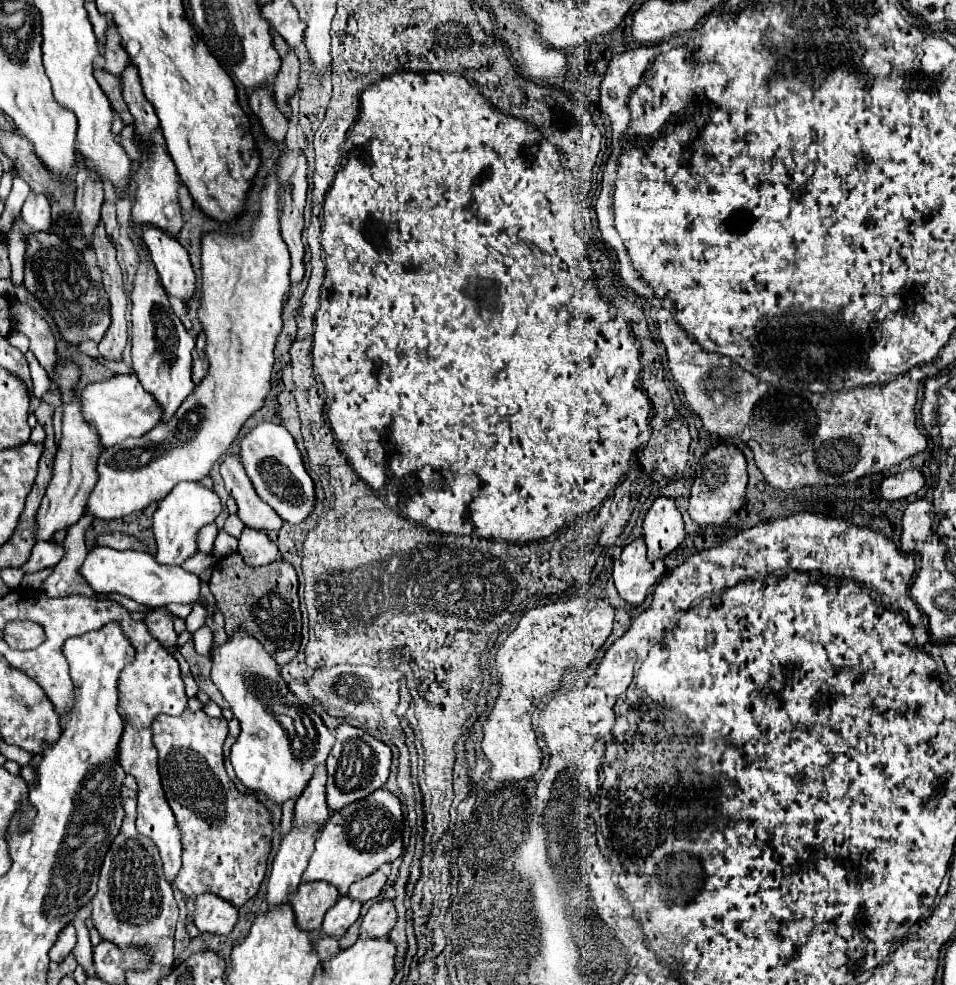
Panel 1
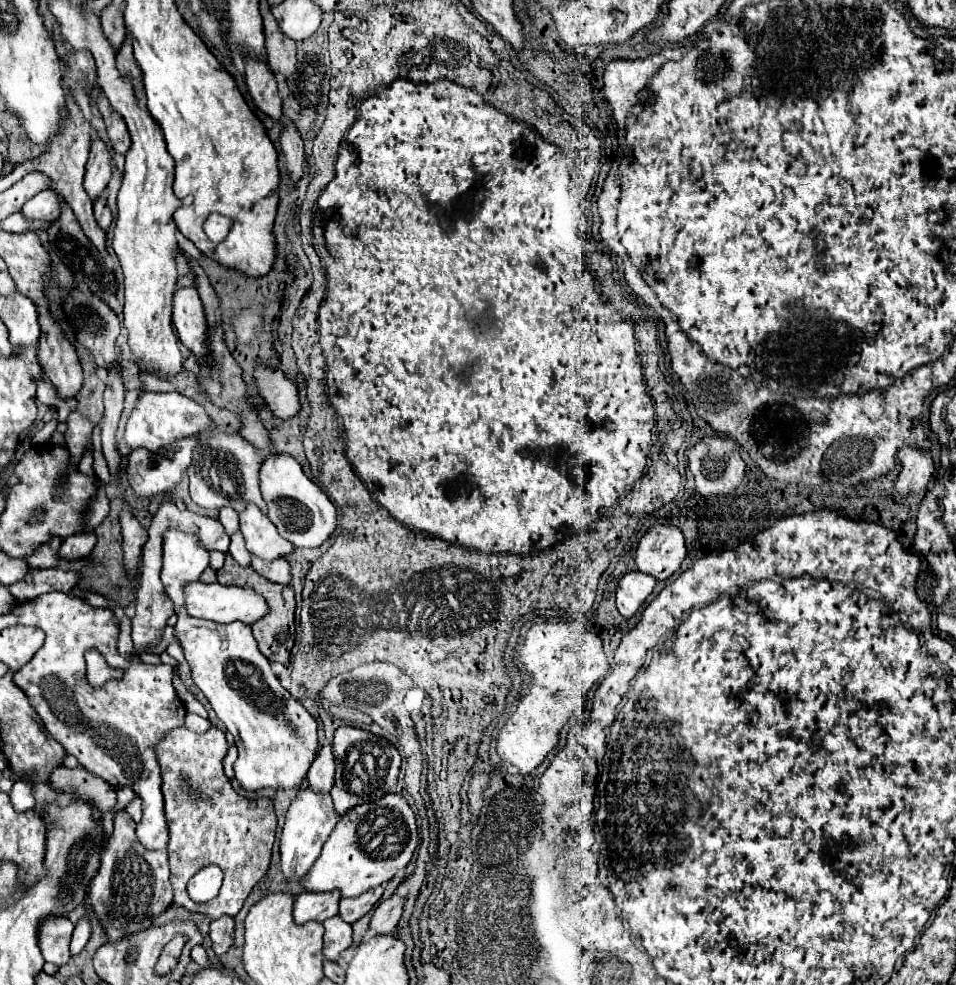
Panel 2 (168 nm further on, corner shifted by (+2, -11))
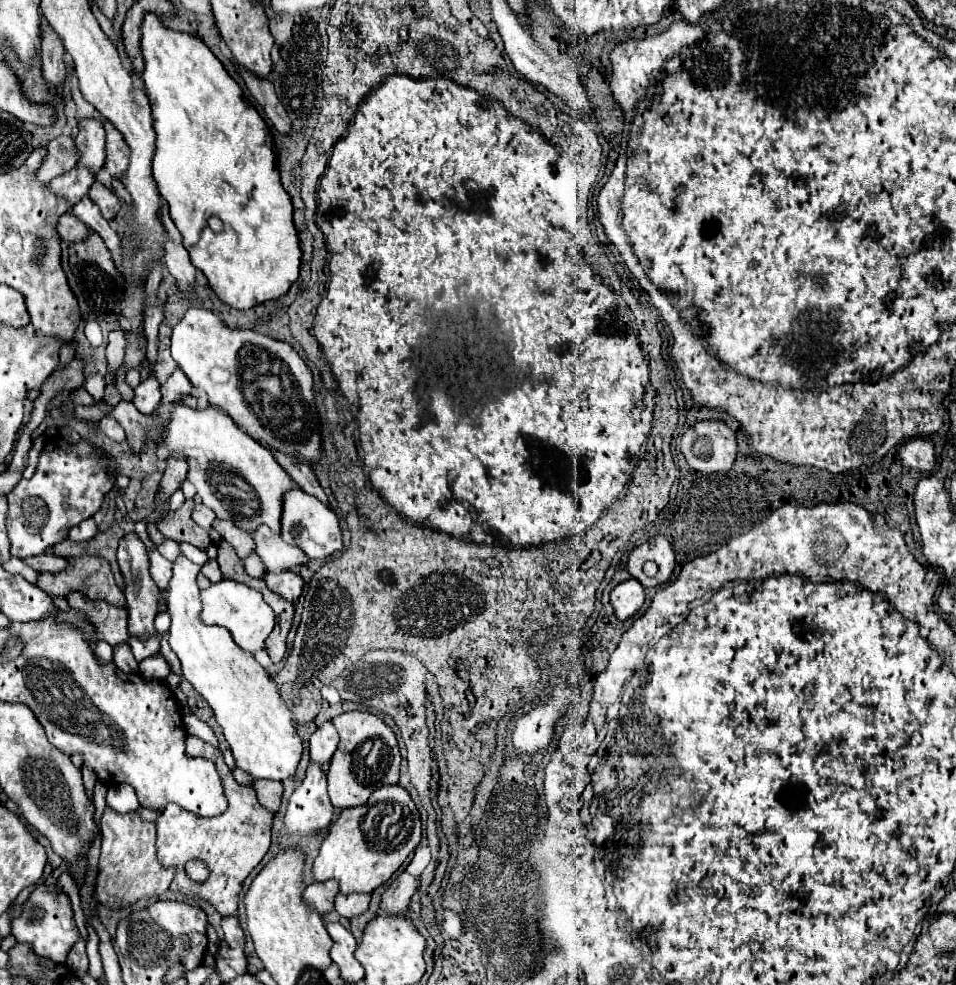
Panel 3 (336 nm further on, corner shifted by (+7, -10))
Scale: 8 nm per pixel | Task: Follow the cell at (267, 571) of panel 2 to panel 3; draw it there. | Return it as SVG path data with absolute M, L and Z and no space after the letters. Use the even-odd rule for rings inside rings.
M281 570L281 572L265 572L265 584L269 586L269 590L281 594L285 600L295 602L303 590L303 580L299 574L291 572L291 570Z

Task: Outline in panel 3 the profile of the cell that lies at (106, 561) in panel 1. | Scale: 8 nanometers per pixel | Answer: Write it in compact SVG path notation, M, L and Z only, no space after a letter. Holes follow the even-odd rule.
M221 580L217 584L211 584L209 588L201 590L201 622L207 622L207 624L221 624L225 626L233 640L243 648L243 650L249 650L249 652L257 652L263 648L263 642L267 640L267 636L271 634L273 626L275 626L275 614L273 610L269 608L269 604L263 600L263 596L241 584L241 582L235 582L235 580Z

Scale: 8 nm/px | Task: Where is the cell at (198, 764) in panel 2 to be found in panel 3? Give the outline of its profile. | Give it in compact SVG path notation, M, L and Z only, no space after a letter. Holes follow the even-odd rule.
M189 736L185 740L187 754L191 758L201 756L211 760L221 774L221 784L227 798L227 810L217 818L203 818L183 810L177 804L168 804L157 816L157 858L165 868L175 870L175 878L171 882L171 892L181 892L185 896L199 896L207 900L221 916L237 916L237 900L243 886L243 880L251 874L251 870L263 860L271 844L271 824L273 812L263 808L257 800L253 786L241 786L233 780L231 770L223 762L223 754L219 748L203 742L201 738ZM187 860L205 860L209 864L211 876L203 884L195 884L185 874Z

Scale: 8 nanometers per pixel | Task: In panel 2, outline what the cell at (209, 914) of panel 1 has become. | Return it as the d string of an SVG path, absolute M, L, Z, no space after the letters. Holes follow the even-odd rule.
M220 917L210 923L210 939L212 949L220 957L224 955L232 943L234 943L234 919L232 917Z

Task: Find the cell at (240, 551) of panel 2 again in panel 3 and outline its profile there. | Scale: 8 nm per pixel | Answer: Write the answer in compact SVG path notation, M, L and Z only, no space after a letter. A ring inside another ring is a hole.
M251 552L249 556L245 556L241 562L243 562L245 570L247 570L247 572L249 572L253 578L263 578L261 574L265 572L265 566L263 566L261 558L259 558L255 552Z

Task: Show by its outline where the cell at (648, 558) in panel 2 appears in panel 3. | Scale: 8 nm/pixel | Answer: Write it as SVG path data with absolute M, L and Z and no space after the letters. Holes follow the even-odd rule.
M657 536L641 546L637 546L629 554L627 570L633 578L637 578L645 588L655 588L663 582L667 582L675 568L675 552L671 542L665 536ZM653 562L657 566L657 572L651 576L645 572L645 564Z

